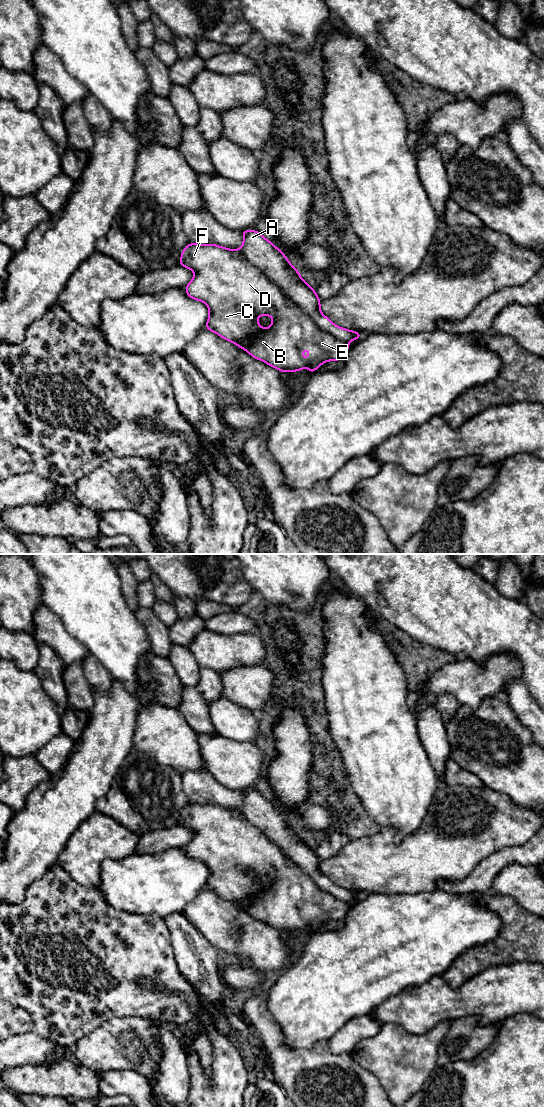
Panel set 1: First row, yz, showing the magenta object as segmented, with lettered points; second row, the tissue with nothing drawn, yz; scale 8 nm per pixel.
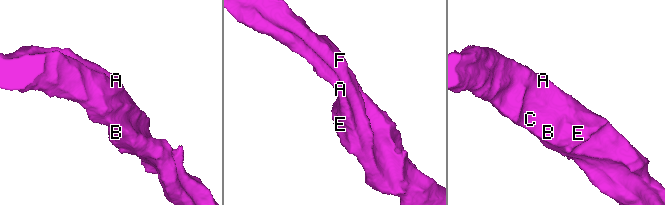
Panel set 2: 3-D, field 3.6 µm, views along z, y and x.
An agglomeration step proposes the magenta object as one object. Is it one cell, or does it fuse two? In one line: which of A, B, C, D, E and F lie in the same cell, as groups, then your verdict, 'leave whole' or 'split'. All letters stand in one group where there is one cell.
groups A B C D E F; leave whole

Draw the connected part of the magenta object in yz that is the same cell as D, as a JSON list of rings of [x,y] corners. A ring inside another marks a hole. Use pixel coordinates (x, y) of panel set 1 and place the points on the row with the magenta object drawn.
[[[241,230],[243,234],[243,244],[239,250],[228,249],[216,244],[196,244],[189,243],[184,247],[181,253],[179,266],[191,269],[195,275],[193,279],[185,286],[185,292],[187,296],[194,300],[204,302],[209,309],[208,320],[205,324],[205,329],[210,330],[221,338],[234,343],[239,348],[245,350],[254,359],[261,360],[267,365],[278,369],[282,373],[296,372],[303,370],[307,365],[309,366],[309,373],[312,374],[317,368],[327,361],[339,361],[345,358],[349,345],[348,342],[361,338],[363,335],[360,332],[348,330],[335,325],[328,317],[326,317],[320,310],[321,300],[317,296],[316,290],[313,290],[309,284],[301,278],[298,270],[289,262],[285,254],[278,249],[271,241],[266,239],[257,230]],[[268,315],[273,319],[273,323],[269,328],[262,328],[257,322],[258,316]],[[305,349],[309,350],[309,358],[305,360],[302,356],[302,351]]]

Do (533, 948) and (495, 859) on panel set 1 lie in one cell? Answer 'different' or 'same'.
different

